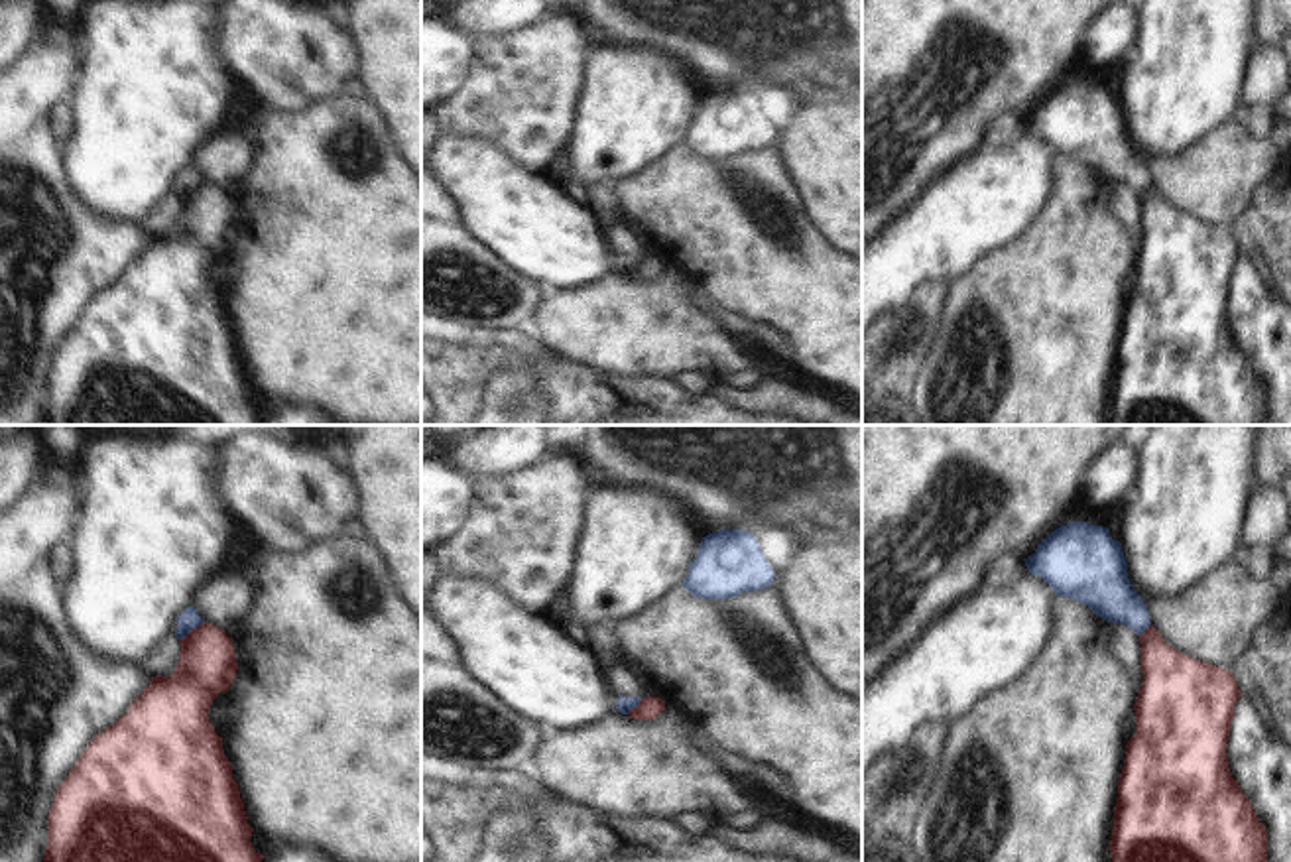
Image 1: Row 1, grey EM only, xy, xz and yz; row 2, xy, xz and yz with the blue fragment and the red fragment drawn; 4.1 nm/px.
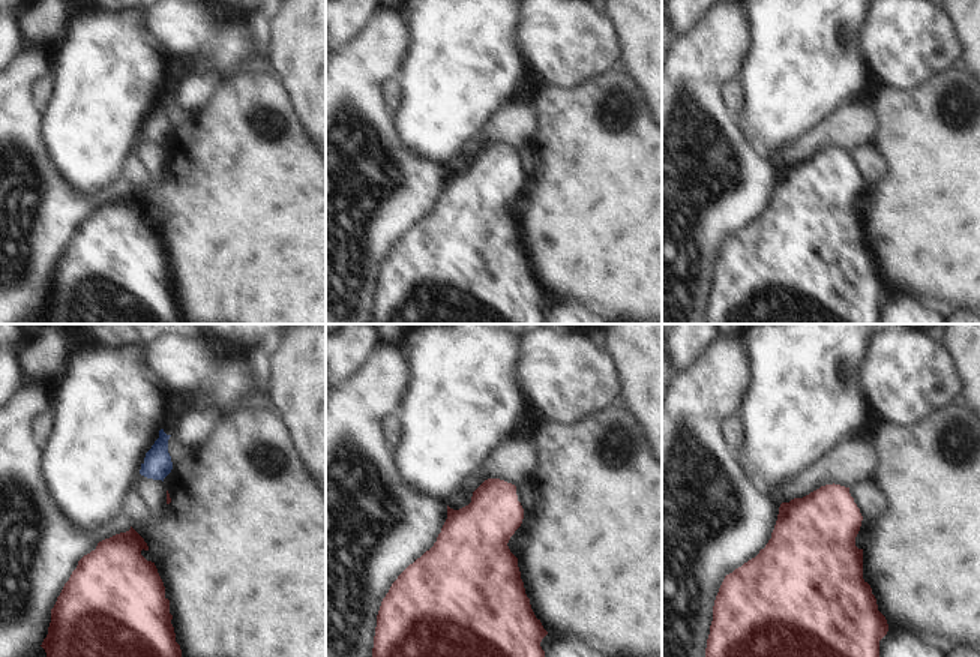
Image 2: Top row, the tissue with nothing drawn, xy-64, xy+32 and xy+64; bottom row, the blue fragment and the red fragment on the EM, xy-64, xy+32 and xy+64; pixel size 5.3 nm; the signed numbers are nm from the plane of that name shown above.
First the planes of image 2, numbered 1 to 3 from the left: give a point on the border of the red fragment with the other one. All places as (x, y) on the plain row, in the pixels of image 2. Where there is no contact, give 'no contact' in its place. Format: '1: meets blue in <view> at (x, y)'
1: no contact
2: no contact
3: no contact

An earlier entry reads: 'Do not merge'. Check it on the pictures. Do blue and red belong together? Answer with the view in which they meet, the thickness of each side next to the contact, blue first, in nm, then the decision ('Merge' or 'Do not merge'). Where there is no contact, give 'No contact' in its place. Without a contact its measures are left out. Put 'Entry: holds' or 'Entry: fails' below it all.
Touches blue in xy. Thickness 90 nm (blue) against 240 nm. Do not merge.
Entry: holds

